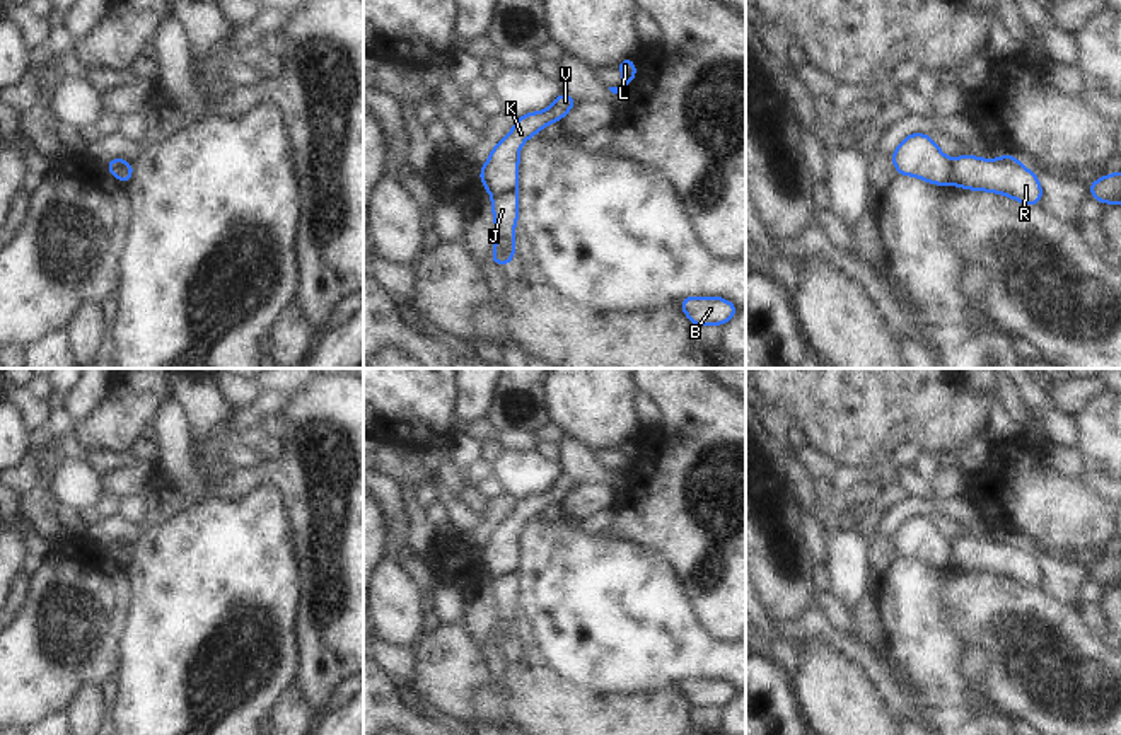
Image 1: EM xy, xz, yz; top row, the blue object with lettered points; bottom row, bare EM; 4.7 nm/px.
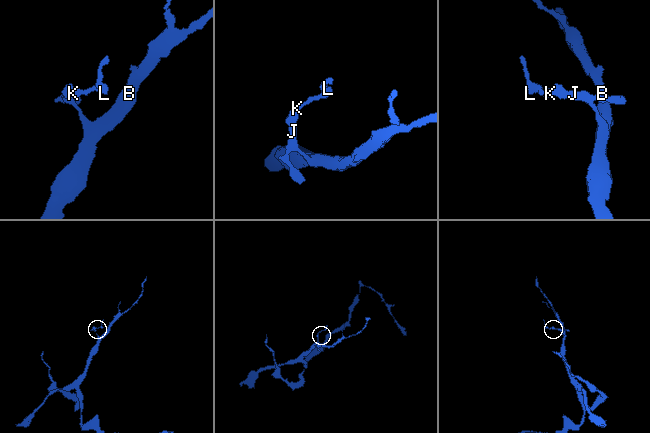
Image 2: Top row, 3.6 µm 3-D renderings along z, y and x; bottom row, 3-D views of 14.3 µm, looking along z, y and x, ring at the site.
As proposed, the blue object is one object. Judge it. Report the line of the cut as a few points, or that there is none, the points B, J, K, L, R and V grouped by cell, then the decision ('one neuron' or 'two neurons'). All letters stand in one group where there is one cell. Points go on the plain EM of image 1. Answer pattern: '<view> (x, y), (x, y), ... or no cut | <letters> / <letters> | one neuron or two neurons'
yz (952, 543), (949, 565) | B J R / K L V | two neurons

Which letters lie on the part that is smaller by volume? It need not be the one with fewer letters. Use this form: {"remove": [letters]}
{"remove": ["K", "L", "V"]}

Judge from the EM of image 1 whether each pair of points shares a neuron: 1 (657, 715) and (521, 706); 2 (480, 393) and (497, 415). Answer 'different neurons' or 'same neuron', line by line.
1: same neuron
2: different neurons

